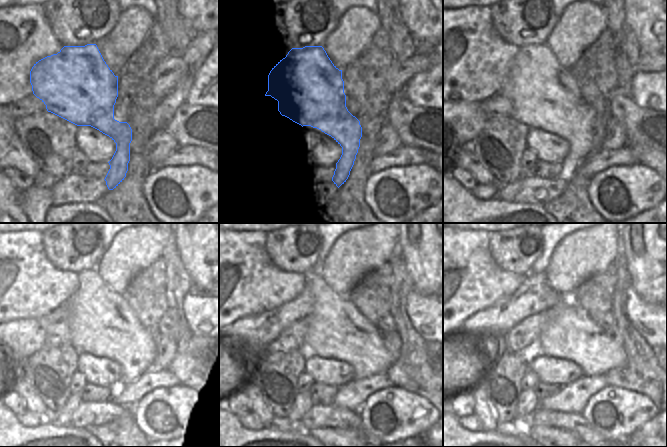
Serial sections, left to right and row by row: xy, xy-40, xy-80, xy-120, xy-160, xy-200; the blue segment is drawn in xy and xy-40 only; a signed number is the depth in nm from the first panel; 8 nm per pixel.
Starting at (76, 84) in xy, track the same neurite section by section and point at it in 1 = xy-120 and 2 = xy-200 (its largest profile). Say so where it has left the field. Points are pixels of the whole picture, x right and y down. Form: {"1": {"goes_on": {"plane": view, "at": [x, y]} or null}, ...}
{"1": {"goes_on": {"plane": "xy-120", "at": [102, 323]}}, "2": {"goes_on": {"plane": "xy-200", "at": [572, 335]}}}

